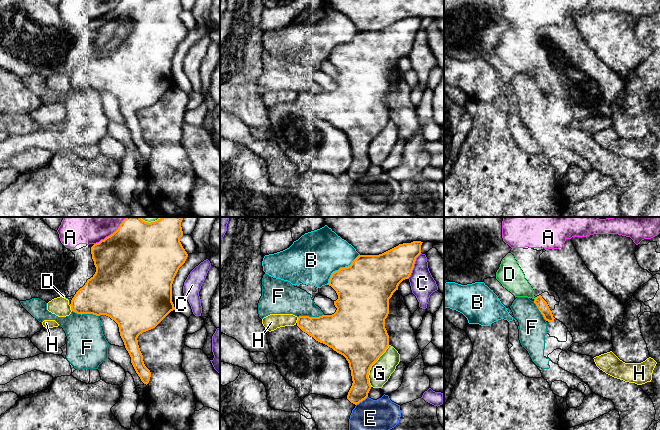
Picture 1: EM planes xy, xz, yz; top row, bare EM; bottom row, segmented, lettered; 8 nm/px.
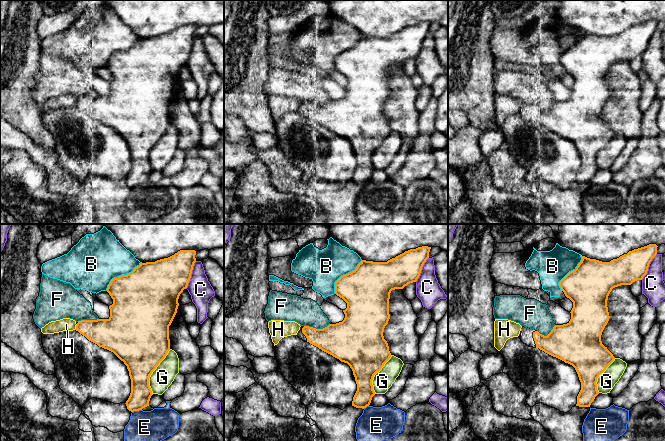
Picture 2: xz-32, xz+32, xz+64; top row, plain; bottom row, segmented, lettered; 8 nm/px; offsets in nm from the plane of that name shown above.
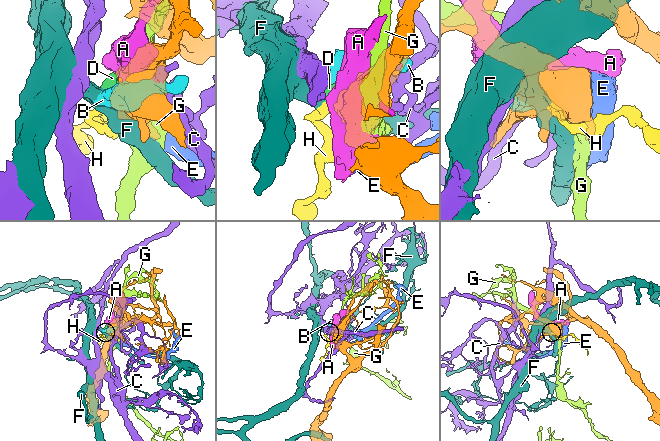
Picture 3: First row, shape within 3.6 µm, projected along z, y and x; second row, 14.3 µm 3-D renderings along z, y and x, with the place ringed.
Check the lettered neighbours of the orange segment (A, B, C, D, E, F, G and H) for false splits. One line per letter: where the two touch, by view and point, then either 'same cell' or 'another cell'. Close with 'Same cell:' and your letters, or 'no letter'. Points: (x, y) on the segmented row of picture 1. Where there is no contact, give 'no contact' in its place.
A: meets orange in xy at (111, 234); another cell
B: meets orange in xz at (340, 268); another cell
C: meets orange in xz at (413, 266); another cell
D: meets orange in yz at (535, 299); another cell
E: meets orange in xz at (361, 401); another cell
F: meets orange in xy at (85, 313); another cell
G: meets orange in xz at (371, 365); another cell
H: meets orange in xy at (71, 308); another cell
Same cell: no letter

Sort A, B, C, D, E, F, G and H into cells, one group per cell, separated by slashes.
A / B / C / D H / E / F / G

